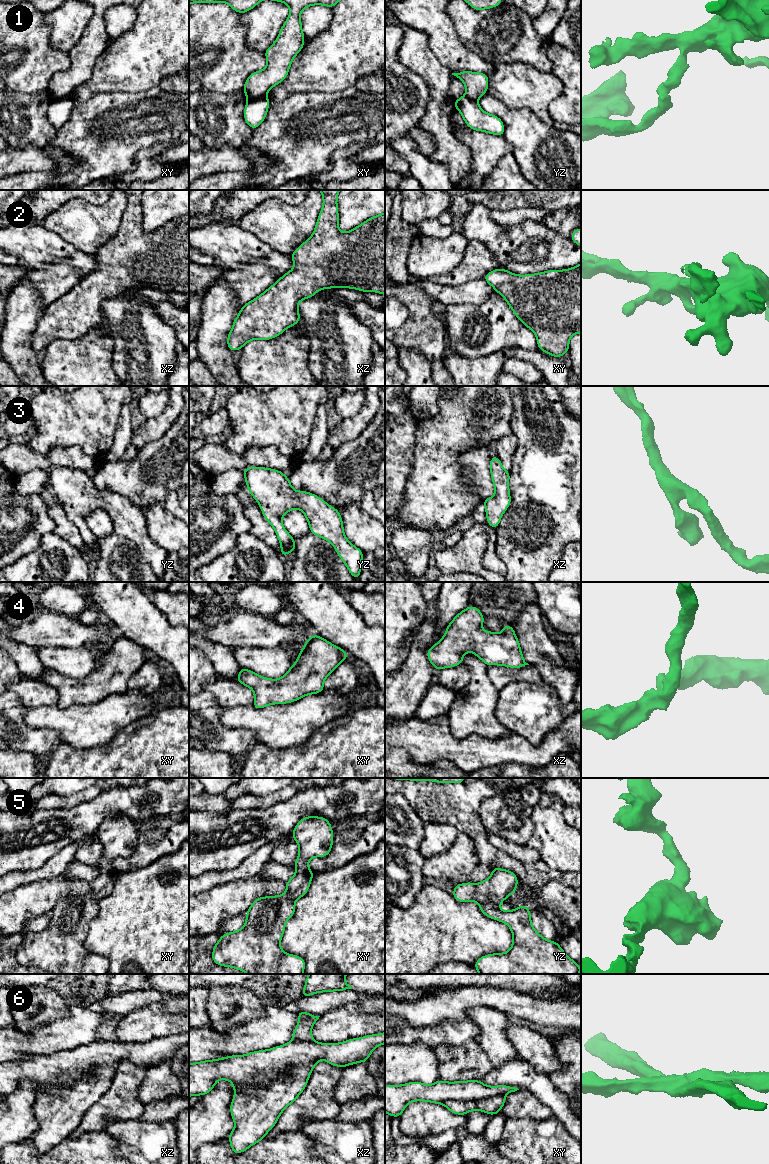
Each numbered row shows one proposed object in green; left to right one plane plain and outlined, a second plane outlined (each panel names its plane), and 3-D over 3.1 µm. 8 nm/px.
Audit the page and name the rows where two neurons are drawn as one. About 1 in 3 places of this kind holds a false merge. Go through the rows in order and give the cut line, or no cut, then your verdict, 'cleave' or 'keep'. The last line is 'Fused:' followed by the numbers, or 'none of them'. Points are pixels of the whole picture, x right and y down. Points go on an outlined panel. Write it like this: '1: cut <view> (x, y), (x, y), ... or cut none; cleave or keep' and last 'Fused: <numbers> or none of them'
1: cut xy (264, 95), (248, 99); cleave
2: cut none; keep
3: cut none; keep
4: cut none; keep
5: cut none; keep
6: cut xz (313, 1065), (296, 1066), (283, 1080), (247, 1085), (235, 1092); cleave
Fused: 1, 6

